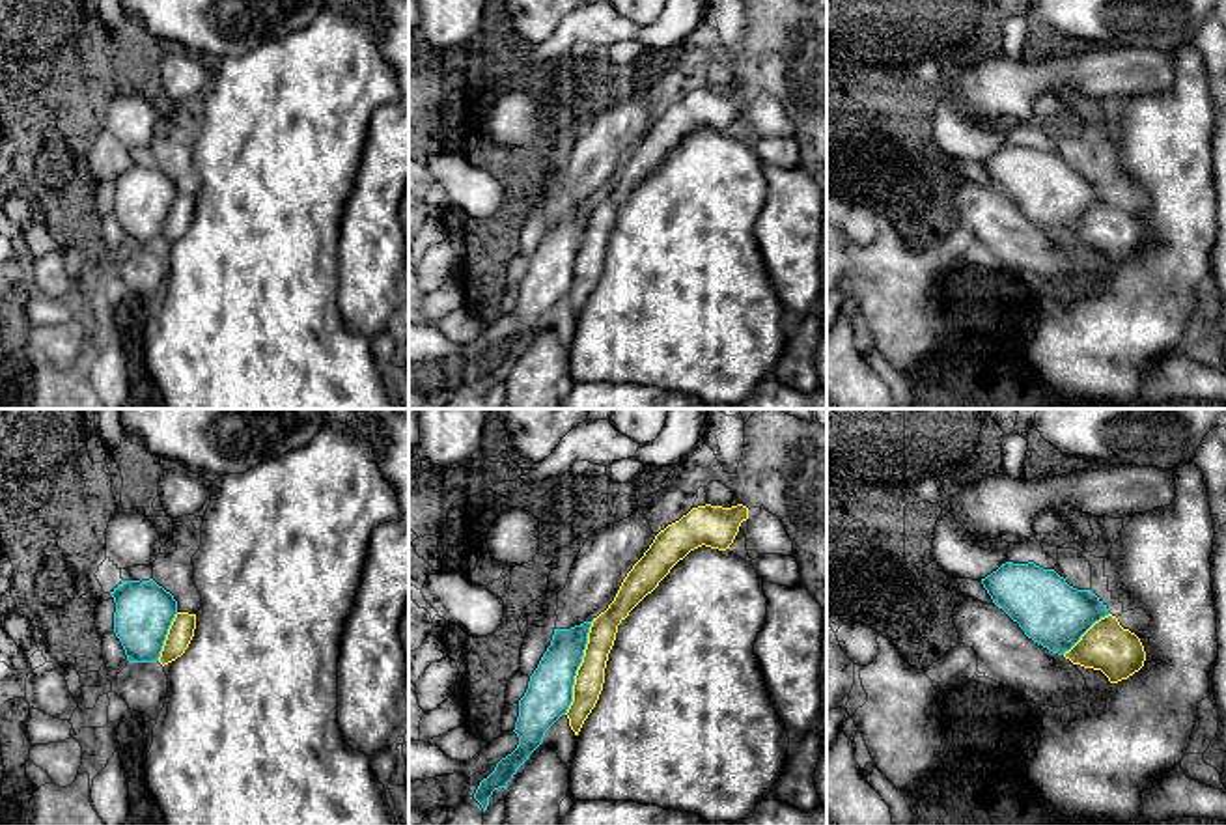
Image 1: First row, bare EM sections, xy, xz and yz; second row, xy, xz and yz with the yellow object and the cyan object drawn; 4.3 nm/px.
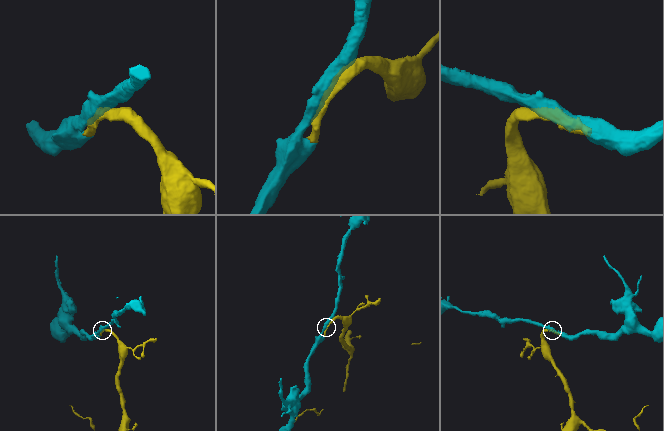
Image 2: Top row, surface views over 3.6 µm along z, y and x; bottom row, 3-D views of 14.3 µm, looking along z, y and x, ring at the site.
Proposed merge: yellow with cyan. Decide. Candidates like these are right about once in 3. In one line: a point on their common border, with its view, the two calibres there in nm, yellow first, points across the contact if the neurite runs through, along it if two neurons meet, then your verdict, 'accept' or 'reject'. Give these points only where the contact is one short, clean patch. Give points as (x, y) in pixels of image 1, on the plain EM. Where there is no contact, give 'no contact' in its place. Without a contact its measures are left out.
xz (579, 249) | 130/200 nm | accept

